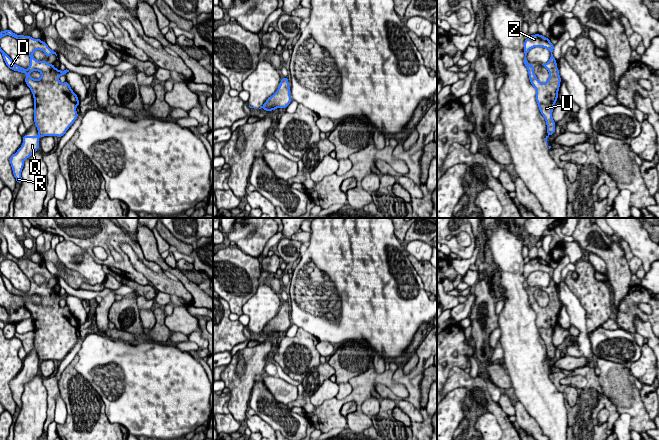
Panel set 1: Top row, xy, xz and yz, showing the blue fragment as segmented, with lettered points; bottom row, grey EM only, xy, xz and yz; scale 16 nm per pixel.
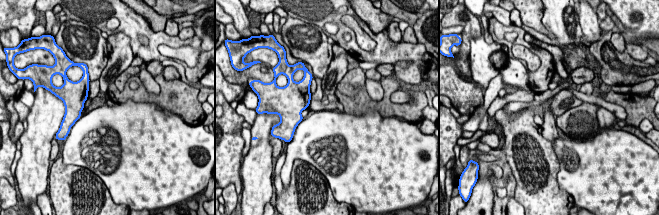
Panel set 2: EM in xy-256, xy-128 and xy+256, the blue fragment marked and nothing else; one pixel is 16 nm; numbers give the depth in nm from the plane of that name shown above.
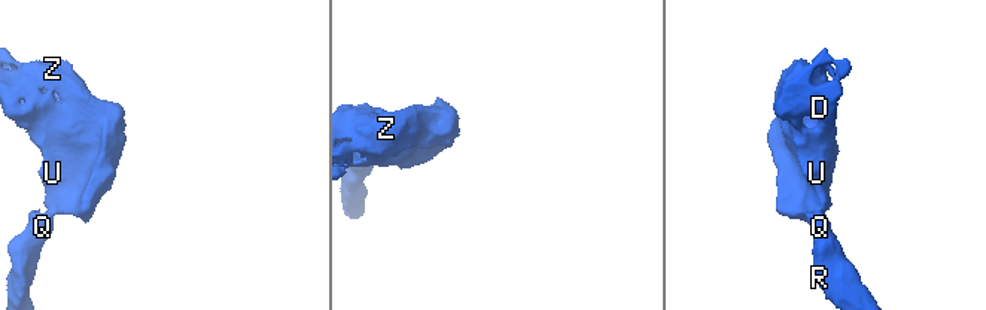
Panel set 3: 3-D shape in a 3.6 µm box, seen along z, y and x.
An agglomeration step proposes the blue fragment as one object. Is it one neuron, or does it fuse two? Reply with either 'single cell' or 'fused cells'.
fused cells

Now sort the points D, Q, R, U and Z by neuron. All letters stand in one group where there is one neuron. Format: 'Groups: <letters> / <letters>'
Groups: D U Z / Q R

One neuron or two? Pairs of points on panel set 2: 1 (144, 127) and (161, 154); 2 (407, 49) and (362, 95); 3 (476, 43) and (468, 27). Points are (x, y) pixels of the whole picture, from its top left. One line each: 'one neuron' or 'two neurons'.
1: one neuron
2: two neurons
3: two neurons

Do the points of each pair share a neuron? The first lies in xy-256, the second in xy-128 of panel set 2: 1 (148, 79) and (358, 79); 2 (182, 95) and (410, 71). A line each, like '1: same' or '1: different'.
1: different
2: different

